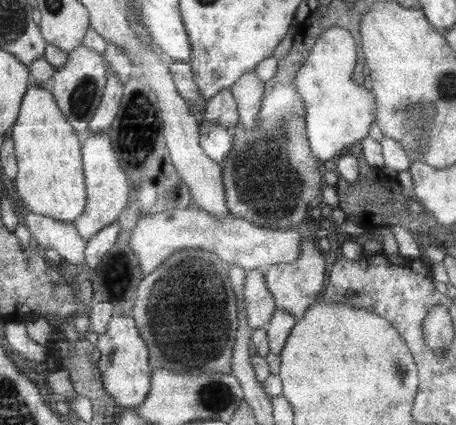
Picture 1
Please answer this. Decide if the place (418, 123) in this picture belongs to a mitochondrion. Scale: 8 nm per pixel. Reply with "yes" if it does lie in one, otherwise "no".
yes

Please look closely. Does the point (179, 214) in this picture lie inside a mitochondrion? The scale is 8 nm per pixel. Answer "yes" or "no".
no

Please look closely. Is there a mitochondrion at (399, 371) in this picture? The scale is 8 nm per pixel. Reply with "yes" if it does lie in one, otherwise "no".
yes

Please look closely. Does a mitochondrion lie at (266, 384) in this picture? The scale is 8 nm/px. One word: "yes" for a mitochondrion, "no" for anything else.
no

